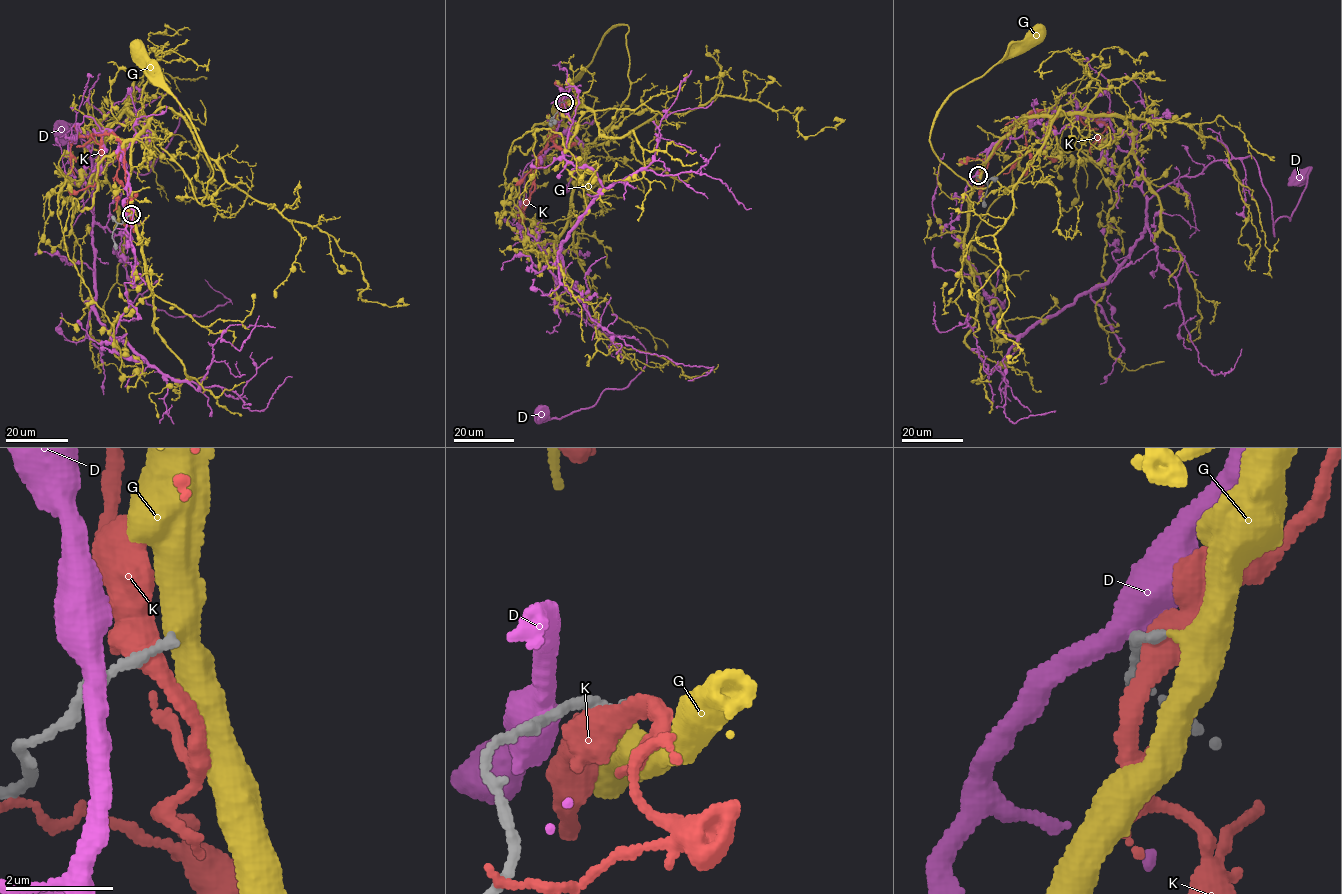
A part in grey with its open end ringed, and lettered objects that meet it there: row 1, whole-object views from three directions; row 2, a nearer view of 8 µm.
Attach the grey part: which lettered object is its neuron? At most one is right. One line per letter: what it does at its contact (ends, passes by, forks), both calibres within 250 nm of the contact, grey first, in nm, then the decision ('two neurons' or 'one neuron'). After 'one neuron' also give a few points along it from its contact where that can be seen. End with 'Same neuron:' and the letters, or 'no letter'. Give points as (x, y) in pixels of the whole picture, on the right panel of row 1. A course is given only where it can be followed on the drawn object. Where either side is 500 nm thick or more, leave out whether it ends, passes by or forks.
D: it passes by; calibres 170 and 440 nm; two neurons
G: it passes by; calibres 160 and 360 nm; one neuron; course (978, 175), (1018, 123), (1049, 118), (1041, 140), (987, 187), (972, 187), (932, 147), (937, 111), (1033, 35)
K: it passes by; calibres 220 and 460 nm; two neurons
Same neuron: G

